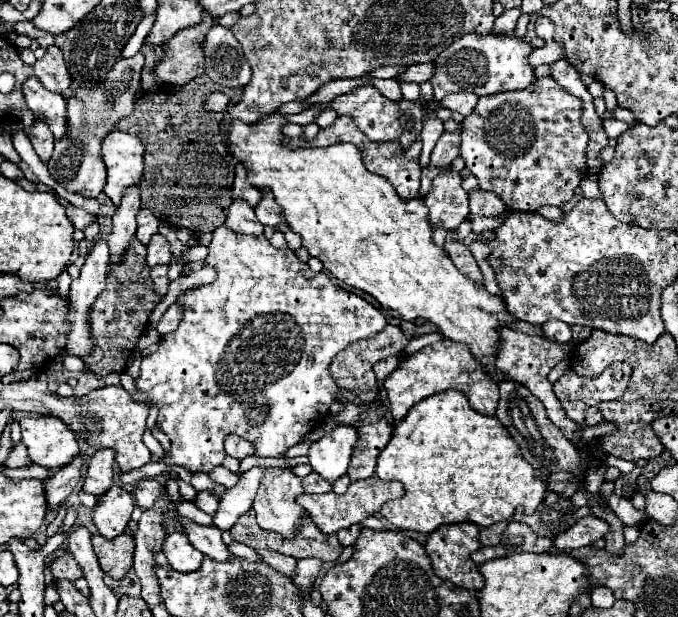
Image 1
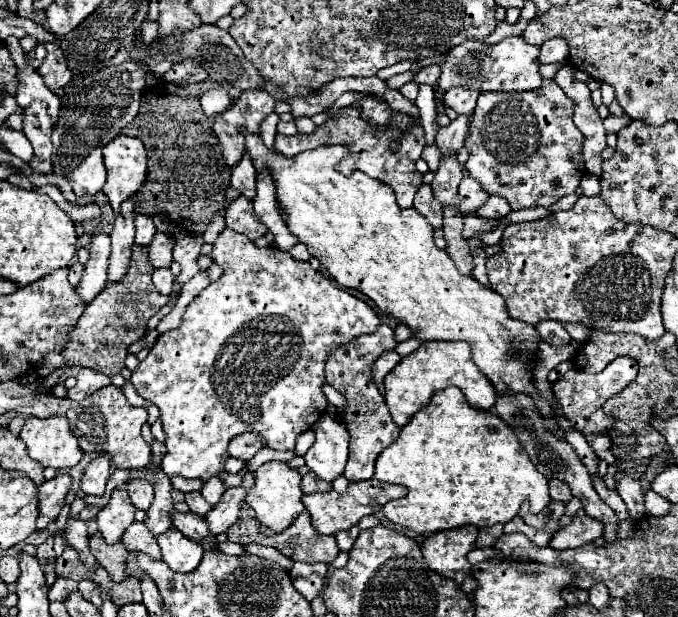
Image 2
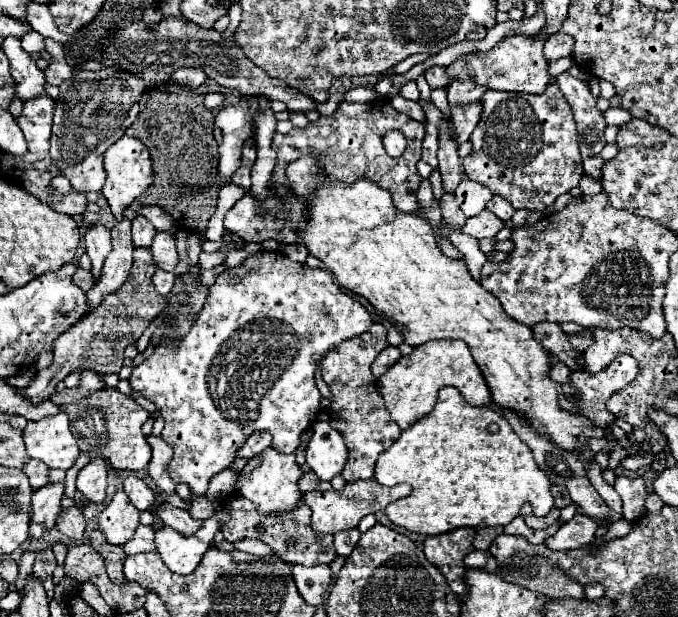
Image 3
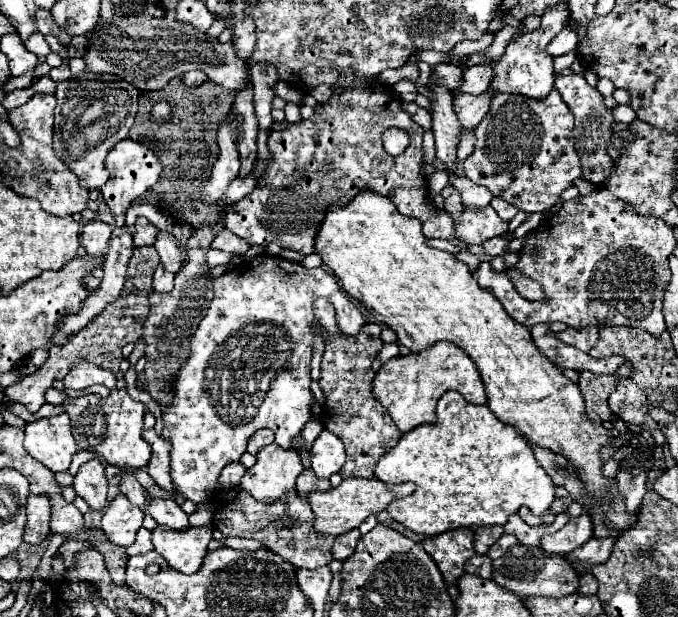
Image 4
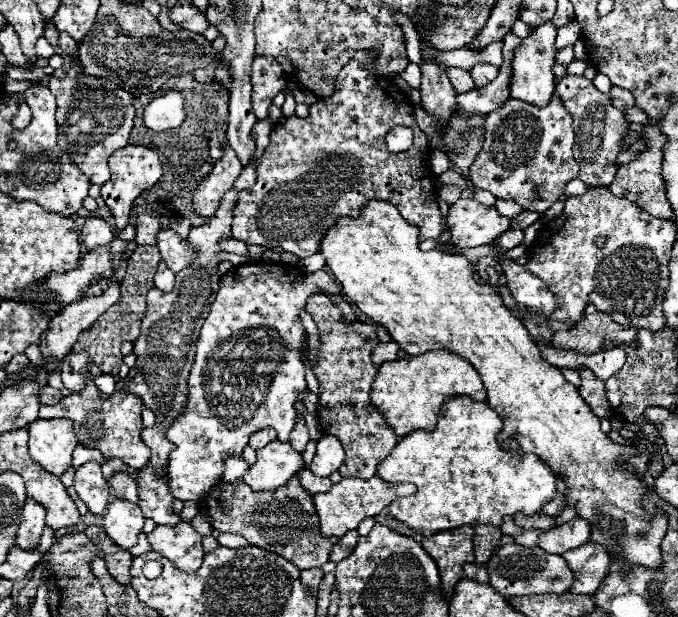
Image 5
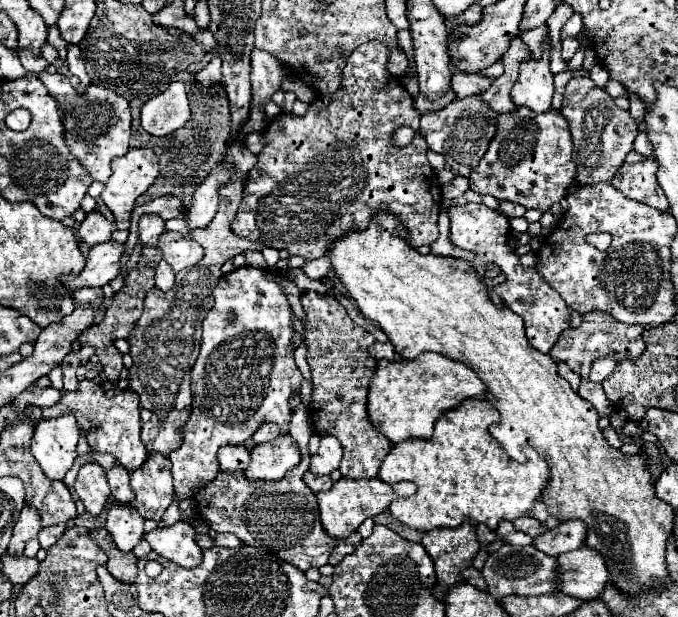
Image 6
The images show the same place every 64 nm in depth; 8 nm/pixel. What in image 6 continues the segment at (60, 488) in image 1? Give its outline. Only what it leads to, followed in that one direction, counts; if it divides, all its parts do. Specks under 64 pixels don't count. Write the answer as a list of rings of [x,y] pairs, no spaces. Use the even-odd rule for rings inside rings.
[[[30,506],[28,508],[22,508],[20,518],[18,518],[18,522],[14,526],[12,540],[8,544],[6,554],[10,554],[10,556],[24,554],[26,542],[32,540],[32,538],[36,538],[38,532],[40,532],[40,516],[38,516],[38,512],[34,508],[30,508]]]

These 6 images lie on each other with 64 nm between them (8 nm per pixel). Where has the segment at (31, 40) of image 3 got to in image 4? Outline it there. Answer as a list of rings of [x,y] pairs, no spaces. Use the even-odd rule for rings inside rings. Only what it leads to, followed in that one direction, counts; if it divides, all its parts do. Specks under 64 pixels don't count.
[[[36,32],[34,36],[30,36],[28,38],[28,42],[24,44],[32,54],[36,54],[38,58],[42,56],[42,58],[46,58],[48,54],[50,54],[50,46],[46,44],[46,40],[44,40],[44,36],[40,34],[40,32]]]

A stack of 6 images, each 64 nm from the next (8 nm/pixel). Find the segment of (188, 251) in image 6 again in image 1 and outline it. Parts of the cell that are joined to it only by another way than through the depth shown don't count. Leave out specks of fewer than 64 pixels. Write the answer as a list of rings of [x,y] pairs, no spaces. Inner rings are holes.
[[[154,234],[150,244],[146,246],[148,248],[148,266],[154,268],[154,266],[160,266],[160,264],[170,264],[172,260],[172,252],[170,252],[170,244],[168,240],[162,236],[162,234]]]

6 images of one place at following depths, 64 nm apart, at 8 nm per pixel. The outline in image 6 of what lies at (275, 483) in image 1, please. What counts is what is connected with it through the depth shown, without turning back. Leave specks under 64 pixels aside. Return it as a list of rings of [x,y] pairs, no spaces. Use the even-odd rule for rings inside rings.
[[[290,434],[278,436],[272,442],[256,444],[250,452],[250,464],[244,470],[248,480],[274,482],[300,462],[300,452]]]

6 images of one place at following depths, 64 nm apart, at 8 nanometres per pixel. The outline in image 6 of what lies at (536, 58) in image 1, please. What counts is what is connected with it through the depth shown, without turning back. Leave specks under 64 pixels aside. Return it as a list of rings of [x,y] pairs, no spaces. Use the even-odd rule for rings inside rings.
[[[572,14],[570,18],[568,18],[568,22],[564,24],[564,28],[562,28],[562,38],[566,38],[566,36],[580,36],[580,32],[582,32],[582,16],[578,16],[578,14]]]

